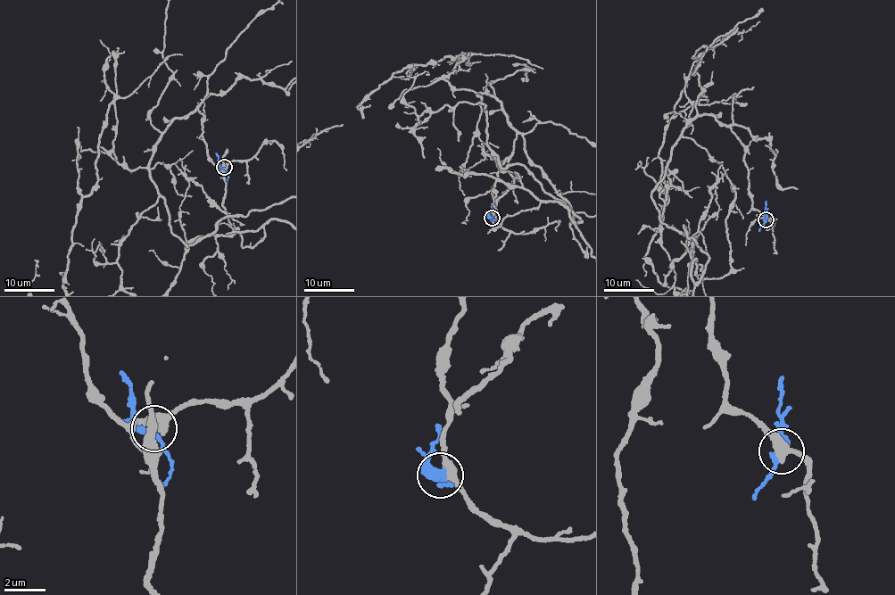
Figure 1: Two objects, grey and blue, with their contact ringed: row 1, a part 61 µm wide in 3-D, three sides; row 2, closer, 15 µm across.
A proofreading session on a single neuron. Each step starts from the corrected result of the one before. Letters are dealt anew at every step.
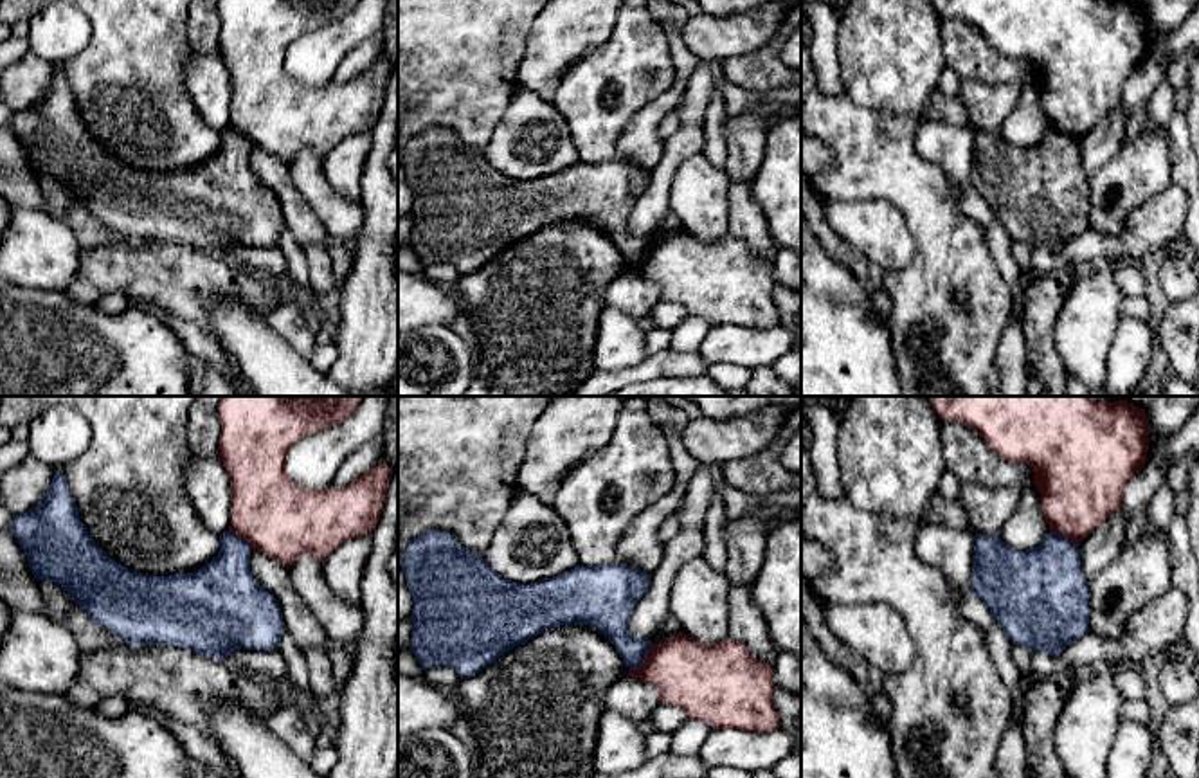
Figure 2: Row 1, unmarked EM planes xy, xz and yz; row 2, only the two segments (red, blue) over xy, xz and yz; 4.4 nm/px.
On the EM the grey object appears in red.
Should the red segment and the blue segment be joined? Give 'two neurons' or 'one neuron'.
two neurons

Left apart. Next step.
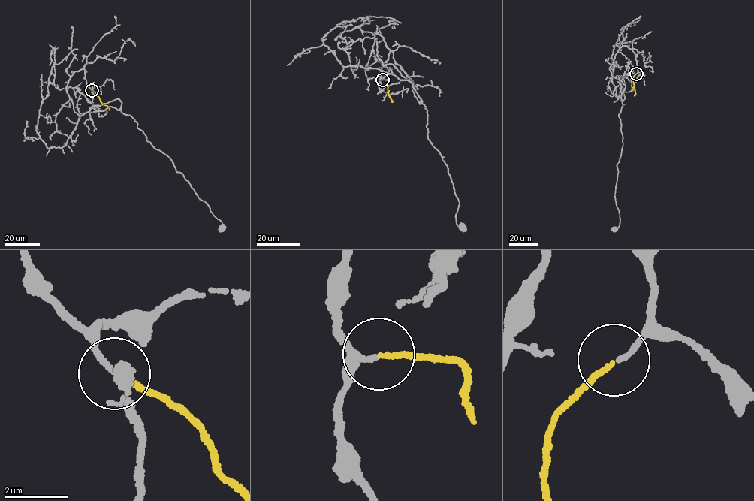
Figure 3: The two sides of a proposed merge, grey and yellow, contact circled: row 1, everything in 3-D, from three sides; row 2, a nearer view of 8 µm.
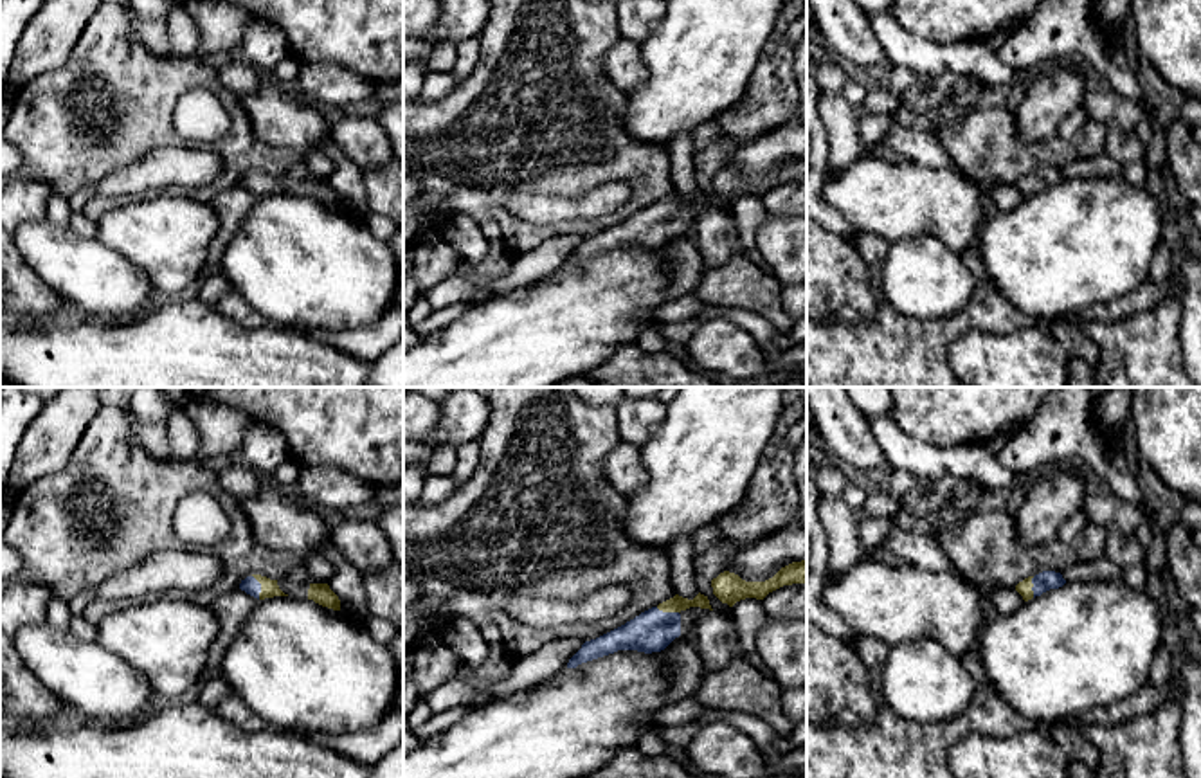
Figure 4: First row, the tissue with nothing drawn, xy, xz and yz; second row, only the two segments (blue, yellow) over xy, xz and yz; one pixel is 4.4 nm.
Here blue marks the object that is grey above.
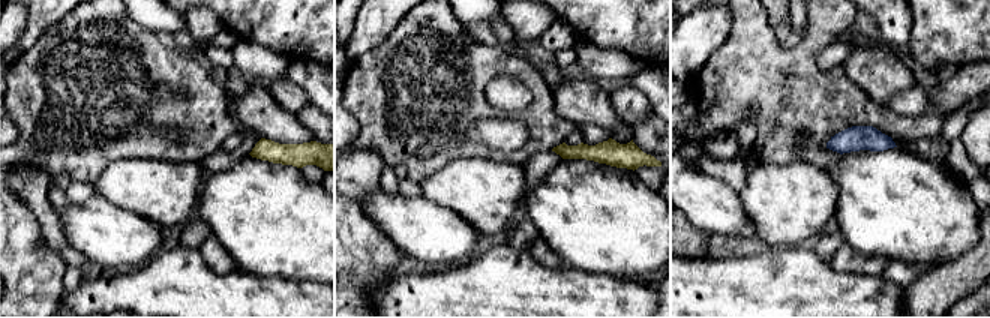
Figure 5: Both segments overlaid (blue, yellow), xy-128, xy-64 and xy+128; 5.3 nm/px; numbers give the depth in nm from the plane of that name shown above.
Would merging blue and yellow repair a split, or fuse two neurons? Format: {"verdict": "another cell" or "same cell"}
{"verdict": "same cell"}

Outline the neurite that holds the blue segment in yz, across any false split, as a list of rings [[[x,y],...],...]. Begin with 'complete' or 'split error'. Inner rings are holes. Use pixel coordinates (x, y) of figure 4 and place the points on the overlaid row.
split error | [[[1043,571],[1035,576],[1028,576],[1016,585],[1016,591],[1023,596],[1025,602],[1041,596],[1050,589],[1059,589],[1066,584],[1061,573]]]

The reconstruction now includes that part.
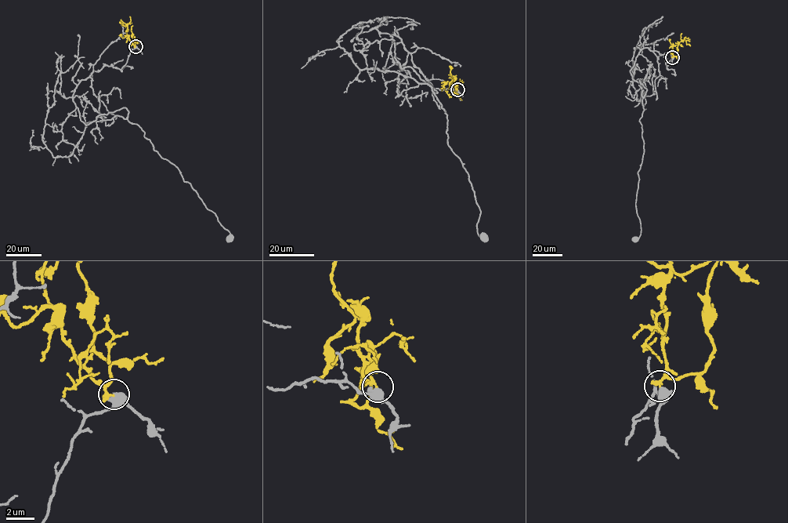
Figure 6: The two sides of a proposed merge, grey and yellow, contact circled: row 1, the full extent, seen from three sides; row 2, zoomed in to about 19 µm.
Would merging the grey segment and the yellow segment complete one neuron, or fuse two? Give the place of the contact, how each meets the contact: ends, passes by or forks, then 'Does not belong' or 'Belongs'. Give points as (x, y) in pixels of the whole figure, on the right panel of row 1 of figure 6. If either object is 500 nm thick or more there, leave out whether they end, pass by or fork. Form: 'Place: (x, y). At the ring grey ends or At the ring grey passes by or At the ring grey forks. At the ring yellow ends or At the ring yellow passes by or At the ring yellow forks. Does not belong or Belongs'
Place: (672, 57). At the ring grey passes by. At the ring yellow passes by. Does not belong

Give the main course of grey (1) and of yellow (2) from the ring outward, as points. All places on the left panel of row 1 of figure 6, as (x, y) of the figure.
1: (135, 47), (121, 70), (106, 65), (79, 82), (72, 98), (81, 121), (125, 107), (230, 237)
2: (135, 46), (129, 40), (127, 27), (122, 24), (126, 26), (131, 23)

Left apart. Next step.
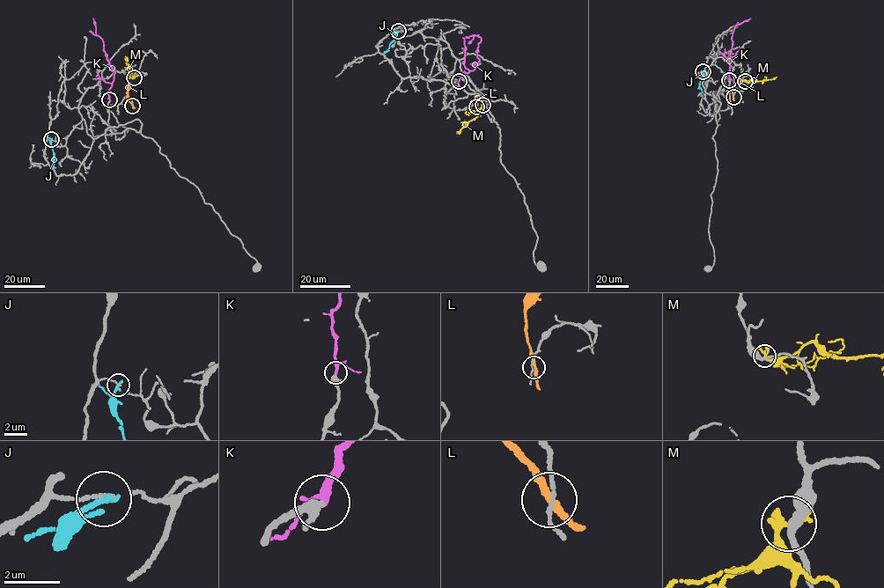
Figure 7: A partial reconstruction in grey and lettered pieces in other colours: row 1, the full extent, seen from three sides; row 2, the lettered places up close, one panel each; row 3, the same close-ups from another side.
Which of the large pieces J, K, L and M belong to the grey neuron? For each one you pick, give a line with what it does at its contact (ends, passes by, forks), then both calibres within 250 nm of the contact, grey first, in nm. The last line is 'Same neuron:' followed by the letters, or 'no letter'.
K: it passes by; 280 nm thick on the grey side, 200 nm on the other
Same neuron: K

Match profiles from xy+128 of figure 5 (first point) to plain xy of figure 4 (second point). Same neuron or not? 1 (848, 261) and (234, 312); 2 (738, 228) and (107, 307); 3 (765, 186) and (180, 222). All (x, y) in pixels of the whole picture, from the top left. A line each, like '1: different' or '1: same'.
1: same
2: same
3: same

